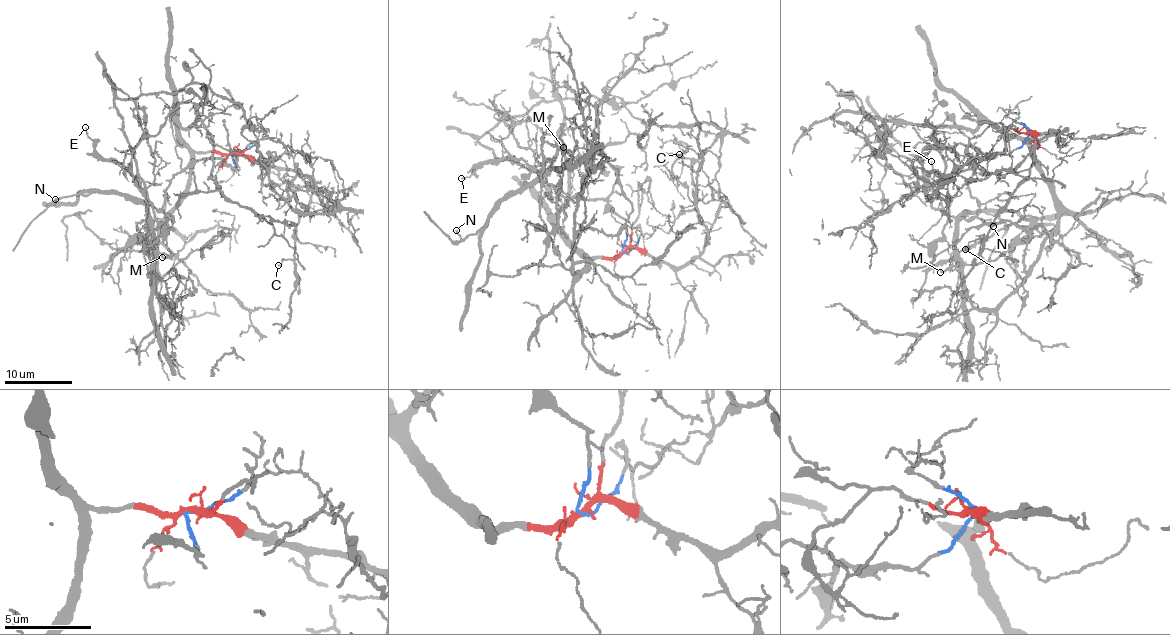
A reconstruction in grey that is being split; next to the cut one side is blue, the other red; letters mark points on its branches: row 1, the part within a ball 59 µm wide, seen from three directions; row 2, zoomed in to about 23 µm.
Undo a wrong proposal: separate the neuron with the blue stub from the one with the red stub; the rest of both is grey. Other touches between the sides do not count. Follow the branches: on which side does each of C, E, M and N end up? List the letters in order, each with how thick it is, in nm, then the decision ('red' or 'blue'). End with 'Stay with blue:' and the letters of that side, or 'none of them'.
C: 120 nm thick; red
E: 130 nm thick; blue
M: 220 nm thick; blue
N: 150 nm thick; blue
Stay with blue: E, M, N

